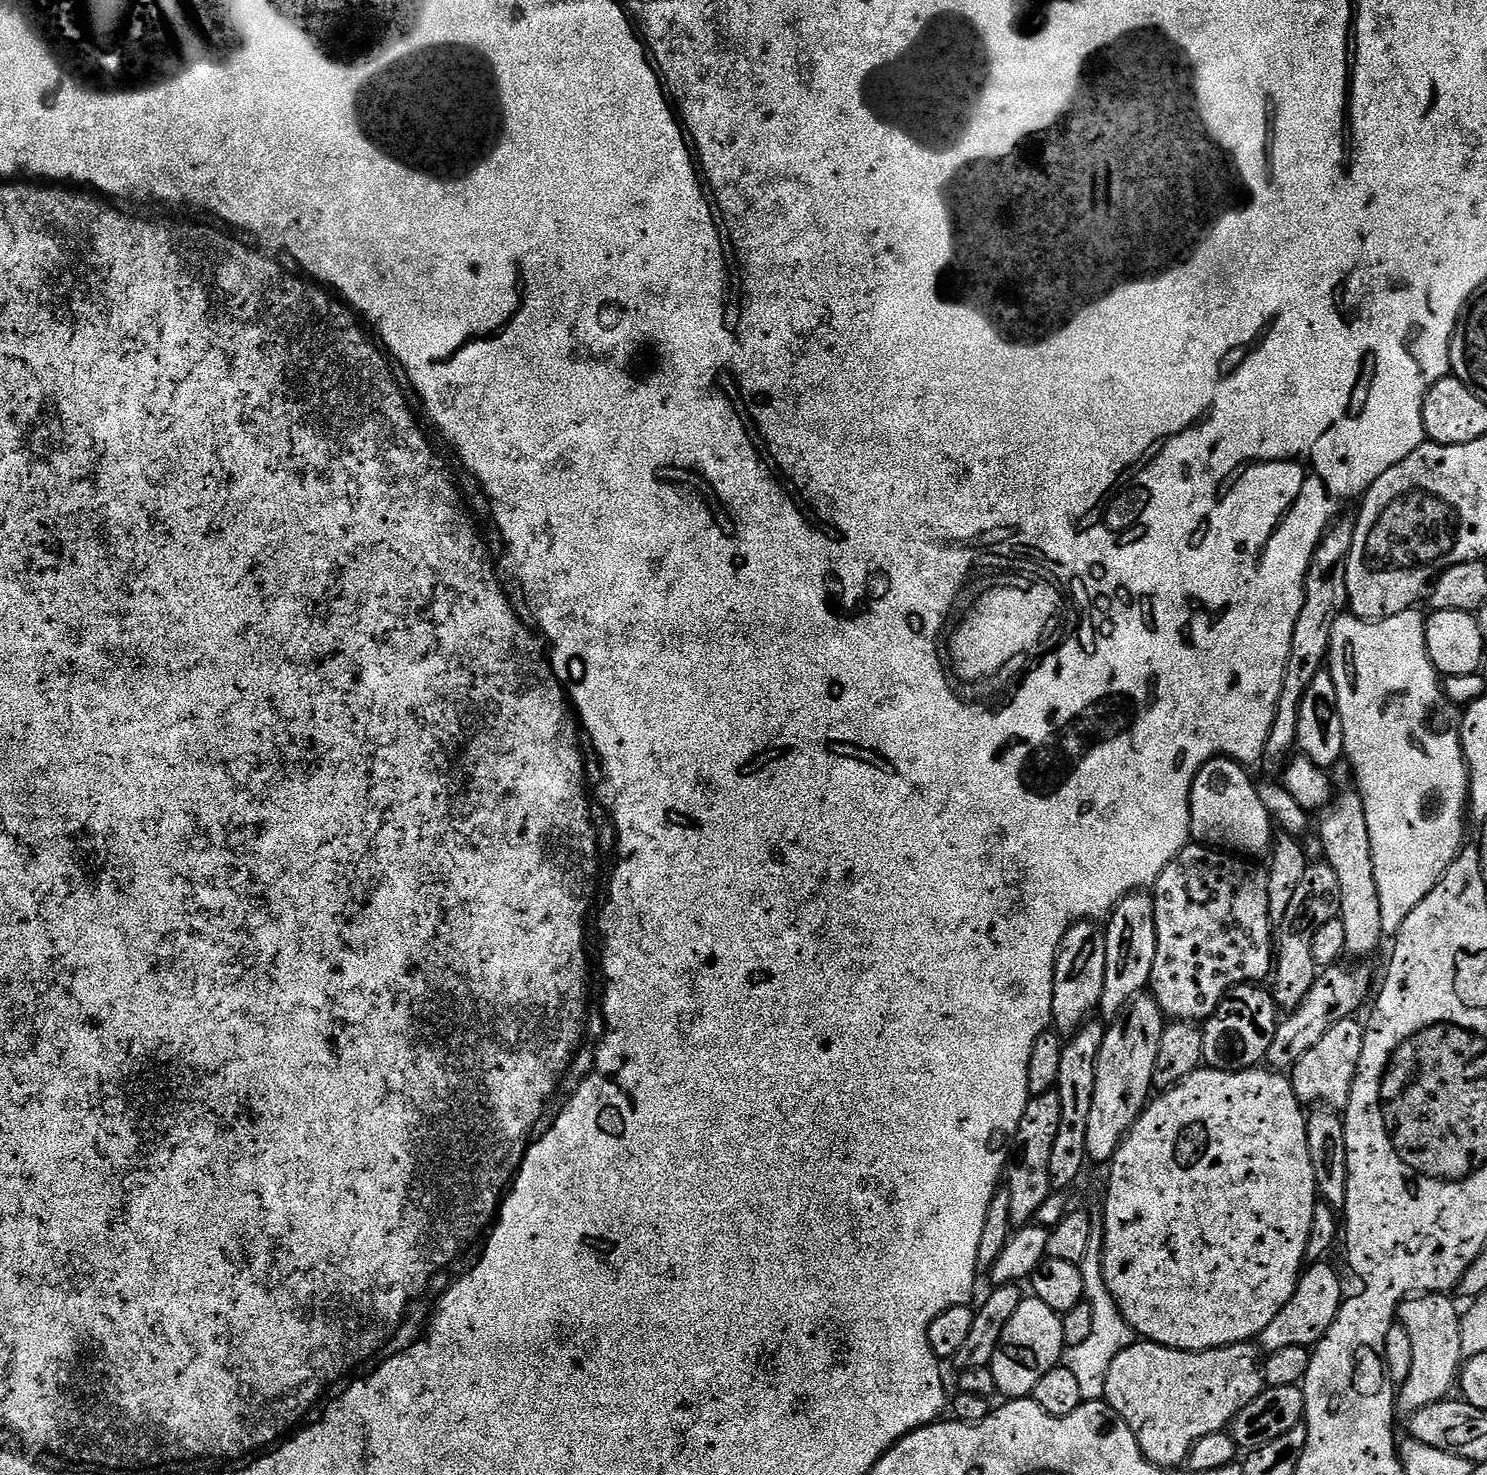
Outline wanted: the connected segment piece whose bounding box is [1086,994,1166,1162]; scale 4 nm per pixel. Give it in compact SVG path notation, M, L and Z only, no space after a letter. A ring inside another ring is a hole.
M1150 994L1135 996L1124 1008L1124 1011L1107 1025L1102 1042L1102 1050L1098 1054L1096 1081L1094 1082L1094 1102L1090 1105L1090 1118L1086 1118L1086 1150L1088 1160L1111 1161L1112 1155L1124 1140L1124 1135L1132 1129L1140 1113L1148 1107L1153 1095L1152 1079L1154 1078L1154 1062L1158 1059L1158 1046L1162 1042L1162 1034L1166 1027L1164 1011Z

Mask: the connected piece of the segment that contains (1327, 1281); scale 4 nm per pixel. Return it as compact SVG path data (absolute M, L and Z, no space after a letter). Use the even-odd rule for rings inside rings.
M1328 1262L1308 1264L1300 1273L1300 1283L1297 1284L1290 1302L1278 1310L1274 1322L1262 1330L1258 1344L1265 1353L1282 1350L1286 1346L1302 1346L1311 1349L1330 1330L1340 1305L1346 1299L1346 1291L1340 1285L1340 1276L1328 1265Z

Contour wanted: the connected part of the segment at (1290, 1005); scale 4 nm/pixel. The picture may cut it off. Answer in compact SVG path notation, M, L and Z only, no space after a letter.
M1327 862L1319 863L1309 863L1306 874L1302 874L1302 882L1298 890L1294 890L1294 898L1290 906L1286 906L1286 914L1278 921L1278 931L1274 936L1274 979L1270 991L1276 999L1277 1009L1285 1013L1293 1012L1304 1001L1306 994L1310 994L1310 986L1316 981L1318 969L1312 953L1314 934L1326 921L1337 919L1340 914L1342 894L1338 874Z

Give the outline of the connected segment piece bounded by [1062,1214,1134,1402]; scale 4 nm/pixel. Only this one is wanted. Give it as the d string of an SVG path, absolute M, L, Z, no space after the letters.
M1096 1214L1092 1216L1090 1222L1090 1246L1088 1253L1080 1259L1080 1273L1084 1279L1084 1298L1094 1310L1094 1315L1090 1318L1090 1335L1086 1337L1086 1342L1079 1346L1067 1346L1062 1357L1062 1366L1074 1374L1078 1382L1078 1387L1085 1402L1089 1400L1104 1400L1106 1390L1106 1374L1110 1374L1110 1366L1114 1363L1114 1358L1122 1354L1134 1342L1134 1333L1126 1318L1118 1310L1114 1298L1104 1281L1104 1271L1102 1270L1102 1256L1104 1254L1104 1217Z

